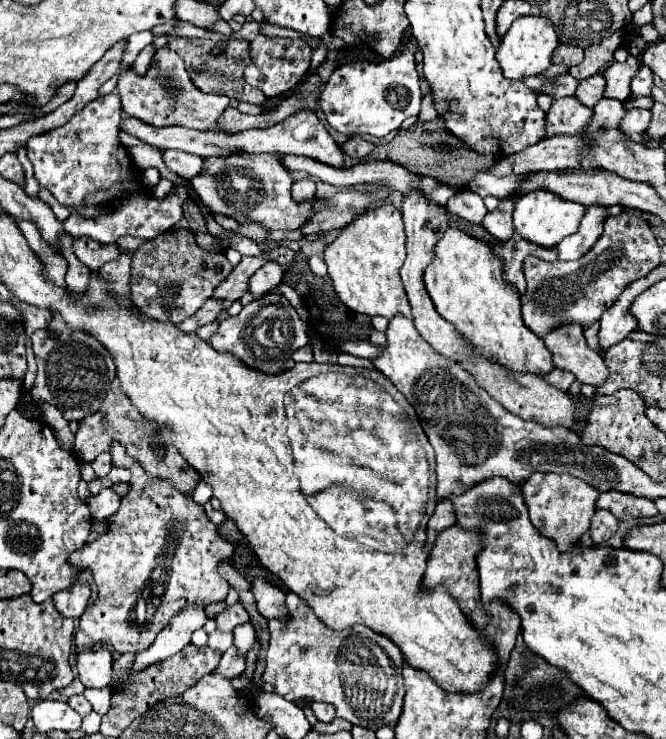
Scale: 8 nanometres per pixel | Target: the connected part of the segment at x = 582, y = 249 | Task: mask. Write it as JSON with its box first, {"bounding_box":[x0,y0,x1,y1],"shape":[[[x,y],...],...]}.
{"bounding_box":[557,207,607,261],"shape":[[[589,207],[589,221],[583,219],[579,223],[579,229],[575,235],[565,237],[559,245],[557,245],[557,259],[559,261],[573,261],[583,257],[593,245],[595,241],[601,237],[603,233],[603,223],[607,219],[607,207]]]}

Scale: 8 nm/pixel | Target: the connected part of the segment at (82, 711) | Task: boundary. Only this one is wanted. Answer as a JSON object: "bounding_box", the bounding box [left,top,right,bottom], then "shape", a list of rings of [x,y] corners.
{"bounding_box":[69,695,93,717],"shape":[[[73,695],[71,699],[69,699],[69,705],[81,715],[81,717],[85,717],[85,715],[89,715],[93,709],[91,709],[91,703],[83,697],[83,695]]]}

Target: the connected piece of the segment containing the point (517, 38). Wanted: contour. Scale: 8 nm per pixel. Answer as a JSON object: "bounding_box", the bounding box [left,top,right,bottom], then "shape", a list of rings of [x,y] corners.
{"bounding_box":[495,17,557,79],"shape":[[[519,17],[511,25],[511,29],[503,35],[501,45],[495,53],[499,67],[507,79],[523,79],[529,75],[541,75],[551,65],[551,55],[557,49],[557,33],[553,23],[547,17]]]}

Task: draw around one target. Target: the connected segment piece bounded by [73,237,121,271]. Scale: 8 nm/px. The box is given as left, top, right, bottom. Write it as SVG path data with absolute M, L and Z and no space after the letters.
M75 237L73 253L83 265L87 265L91 271L95 271L105 261L111 261L113 257L117 257L121 251L115 245L99 245L97 241L91 241L89 237Z

